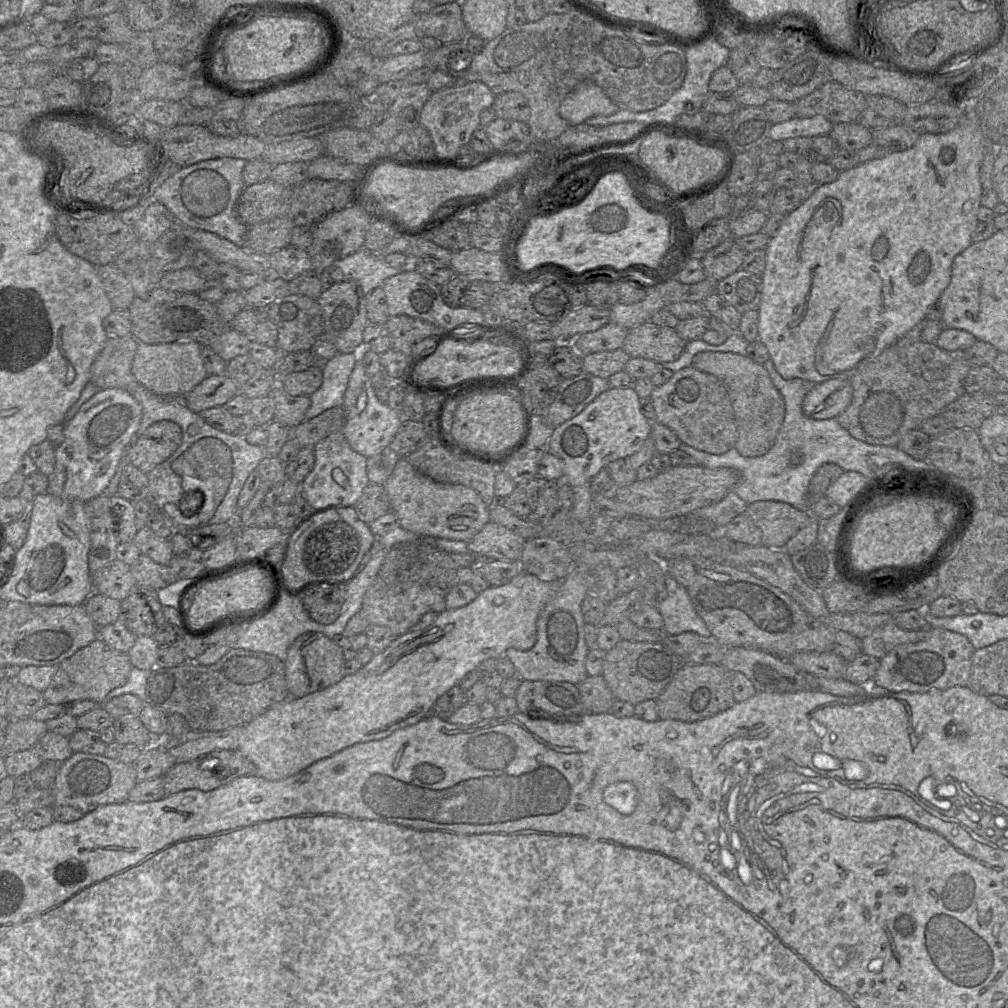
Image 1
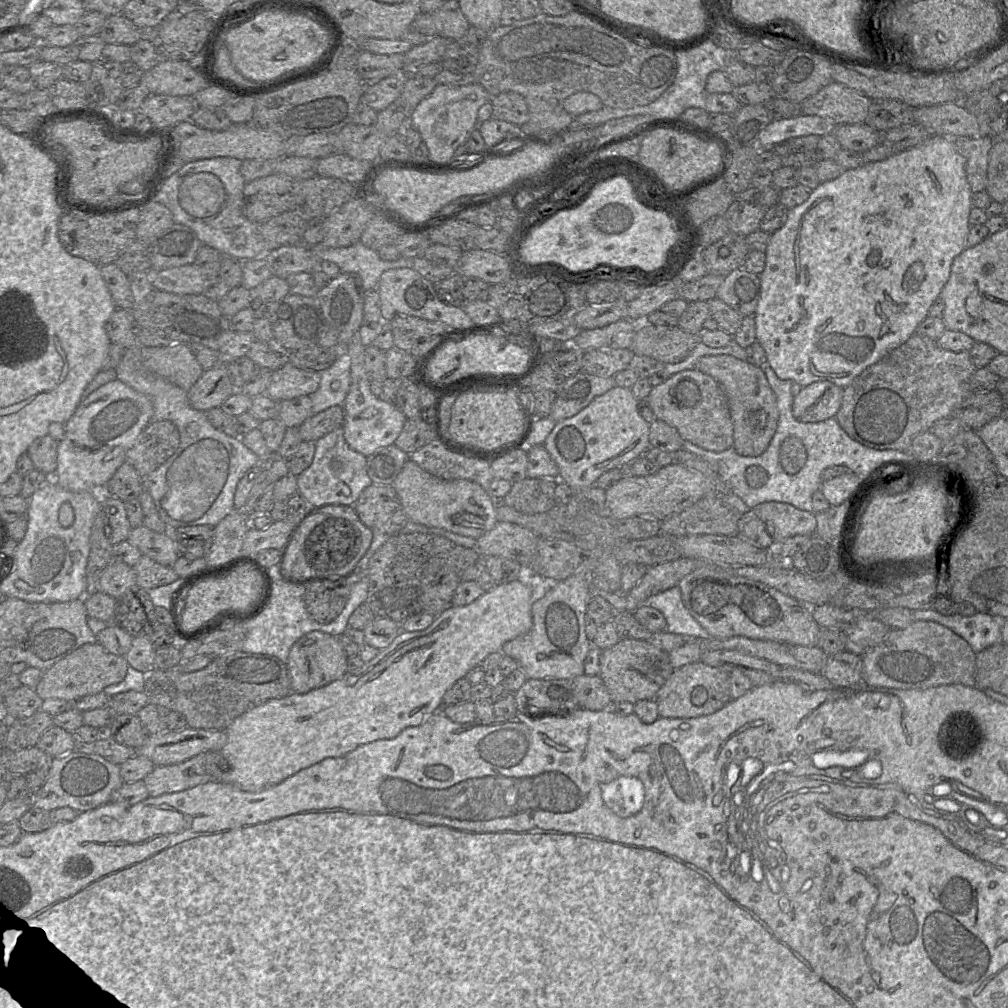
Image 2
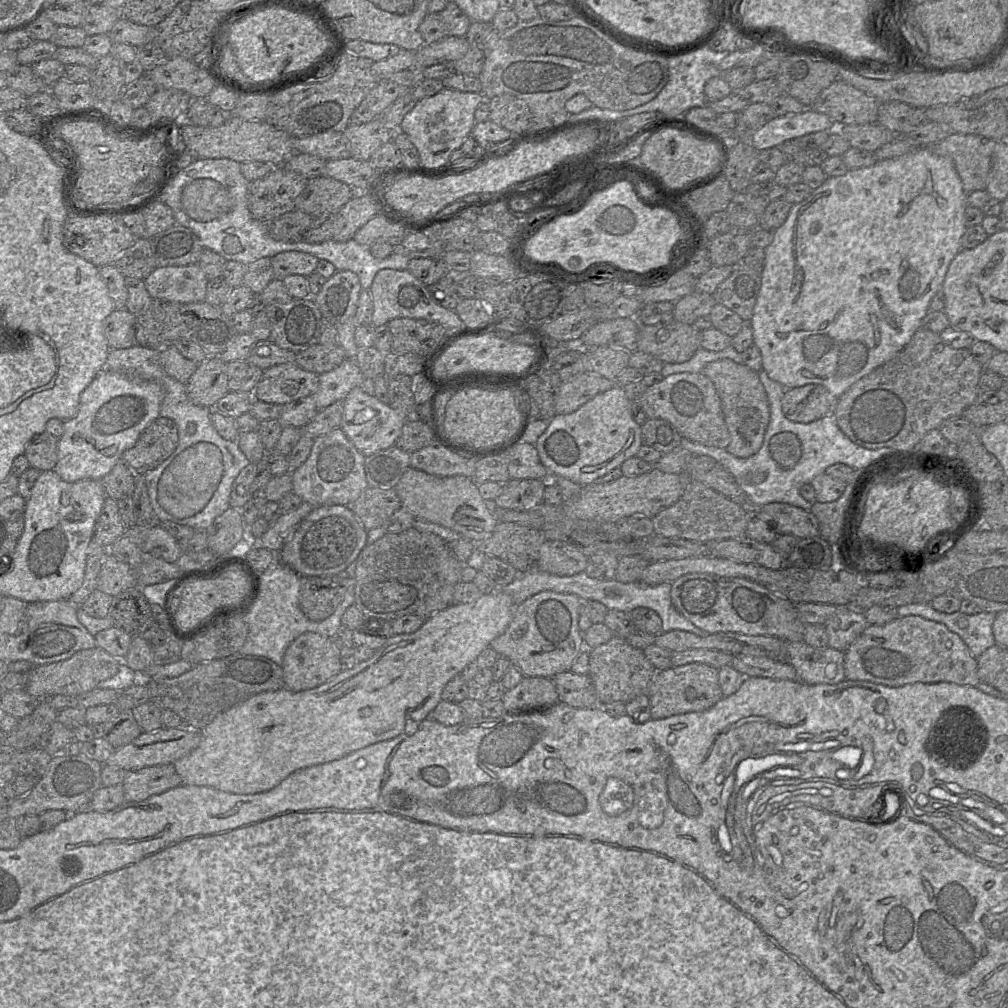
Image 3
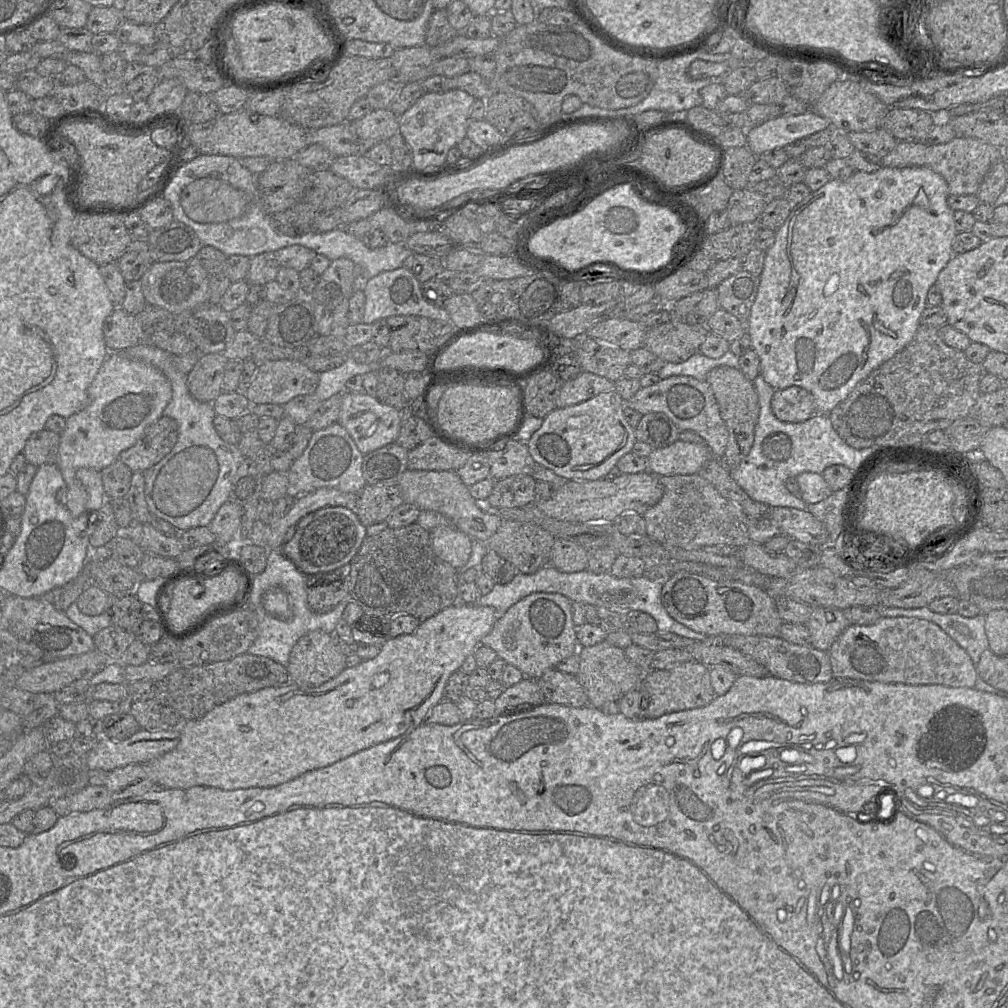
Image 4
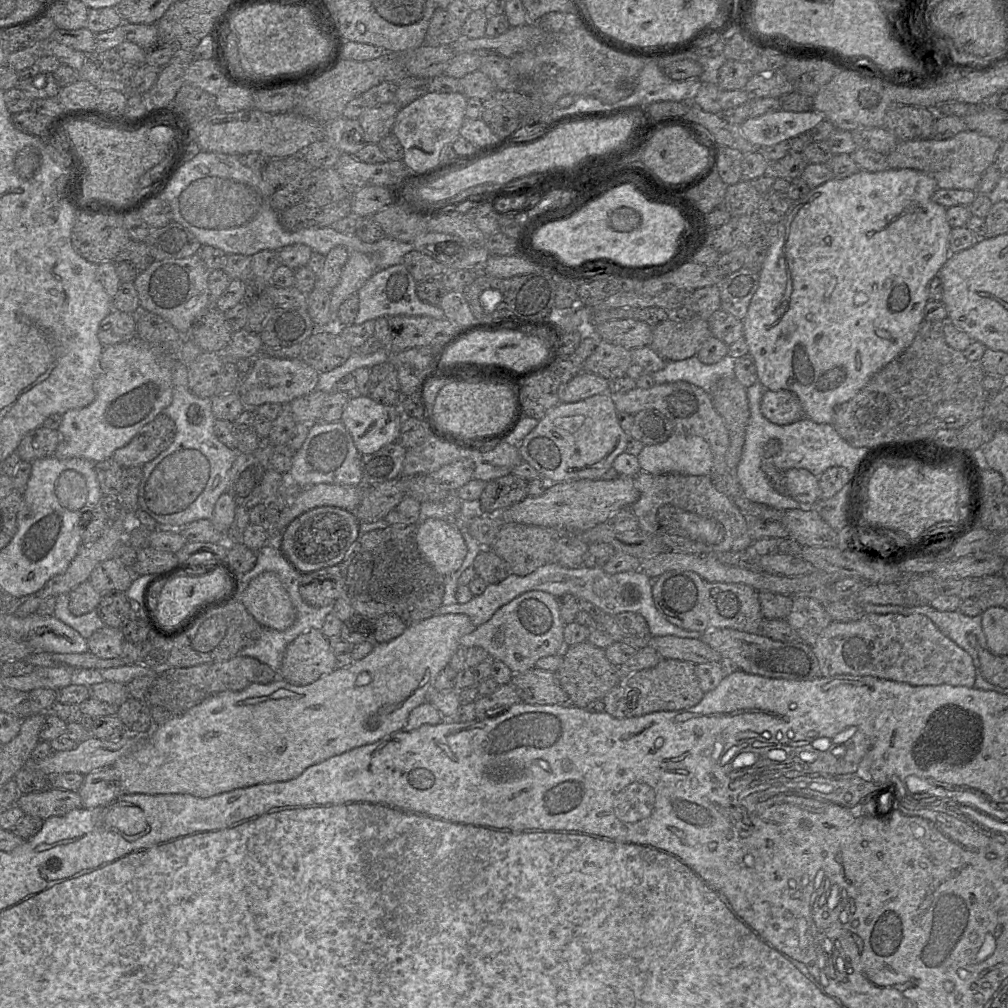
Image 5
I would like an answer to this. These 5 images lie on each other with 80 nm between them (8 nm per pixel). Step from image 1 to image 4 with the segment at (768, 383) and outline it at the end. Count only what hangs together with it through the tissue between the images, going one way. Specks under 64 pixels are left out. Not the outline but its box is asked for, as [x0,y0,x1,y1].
[706,366,759,469]

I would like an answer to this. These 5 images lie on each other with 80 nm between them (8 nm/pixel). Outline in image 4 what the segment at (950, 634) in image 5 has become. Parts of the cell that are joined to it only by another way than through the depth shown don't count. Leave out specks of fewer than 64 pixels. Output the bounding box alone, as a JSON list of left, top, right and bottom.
[878,606,989,665]

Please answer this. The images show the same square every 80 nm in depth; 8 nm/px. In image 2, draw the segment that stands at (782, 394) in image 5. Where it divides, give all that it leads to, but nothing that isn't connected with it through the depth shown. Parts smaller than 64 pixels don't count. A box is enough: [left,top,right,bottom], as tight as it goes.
[793,381,844,422]

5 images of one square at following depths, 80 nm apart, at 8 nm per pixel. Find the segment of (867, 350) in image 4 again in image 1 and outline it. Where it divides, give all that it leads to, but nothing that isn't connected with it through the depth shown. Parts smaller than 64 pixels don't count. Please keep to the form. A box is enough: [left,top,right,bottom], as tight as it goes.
[758,102,988,384]

